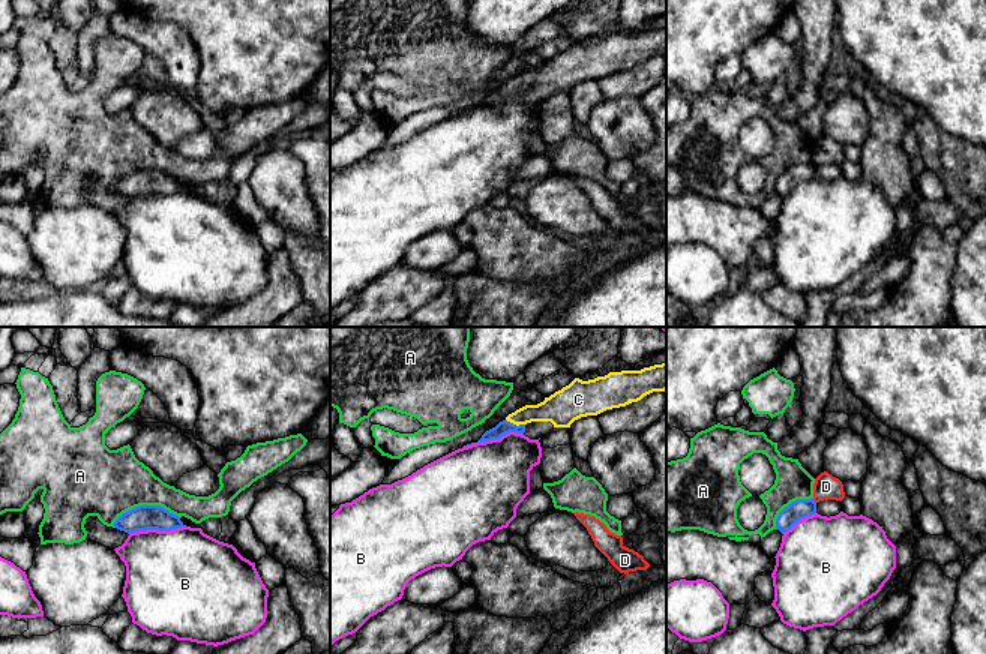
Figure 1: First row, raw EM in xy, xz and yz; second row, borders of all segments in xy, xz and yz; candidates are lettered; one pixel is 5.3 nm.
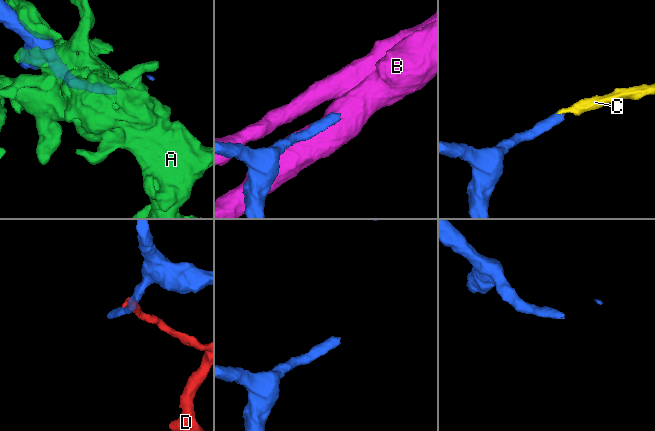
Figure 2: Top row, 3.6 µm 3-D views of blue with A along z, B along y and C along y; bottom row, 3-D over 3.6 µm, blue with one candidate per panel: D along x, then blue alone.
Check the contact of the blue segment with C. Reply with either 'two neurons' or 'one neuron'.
one neuron

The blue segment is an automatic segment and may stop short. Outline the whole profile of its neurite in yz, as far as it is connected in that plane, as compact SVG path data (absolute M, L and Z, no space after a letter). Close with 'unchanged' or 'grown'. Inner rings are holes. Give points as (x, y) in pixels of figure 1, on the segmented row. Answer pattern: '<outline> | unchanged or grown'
M813 498L810 500L797 500L785 507L777 519L776 519L776 530L782 534L791 530L798 520L812 516L816 513L816 502Z | unchanged

